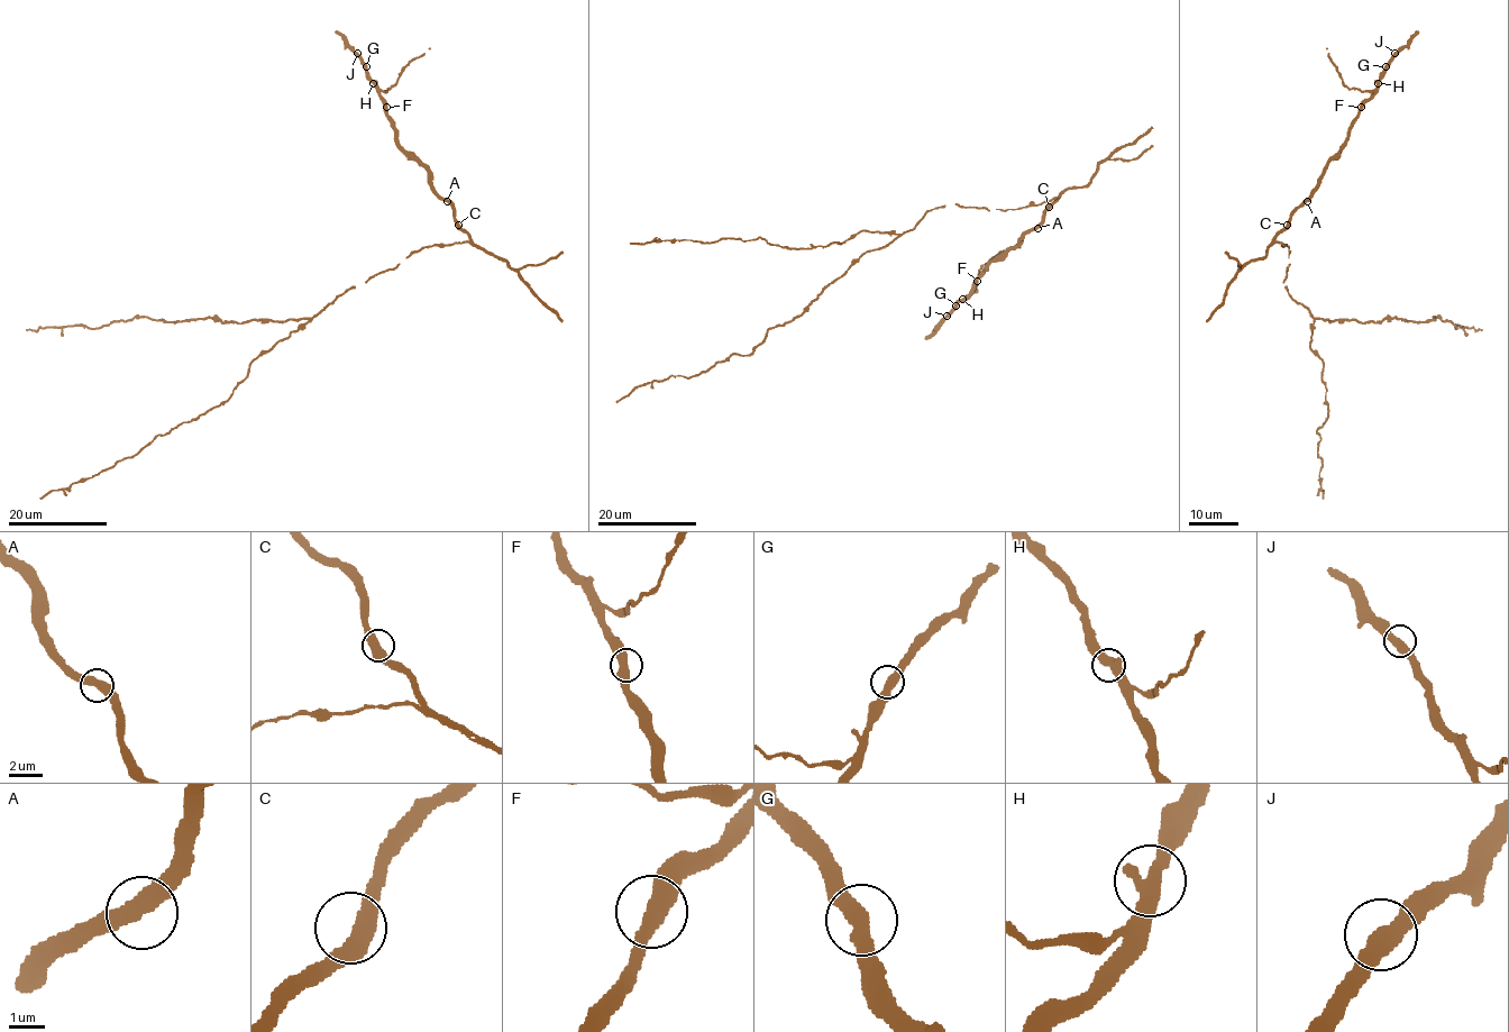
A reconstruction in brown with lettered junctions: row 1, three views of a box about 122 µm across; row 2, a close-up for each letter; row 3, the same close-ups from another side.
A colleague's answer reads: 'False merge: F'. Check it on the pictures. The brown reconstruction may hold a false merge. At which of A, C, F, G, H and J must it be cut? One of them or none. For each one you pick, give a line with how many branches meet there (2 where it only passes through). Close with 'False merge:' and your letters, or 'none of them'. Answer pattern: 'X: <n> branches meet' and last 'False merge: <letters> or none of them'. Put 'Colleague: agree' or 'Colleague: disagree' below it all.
False merge: none of them
Colleague: disagree

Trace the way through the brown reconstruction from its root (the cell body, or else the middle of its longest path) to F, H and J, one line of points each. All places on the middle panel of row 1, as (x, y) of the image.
F: (956, 204), (1018, 209), (1049, 202), (1059, 194), (1044, 210), (1042, 220), (994, 259), (977, 281)
H: (956, 204), (1018, 209), (1049, 202), (1059, 194), (1044, 210), (1042, 220), (994, 259), (963, 298)
J: (956, 204), (1018, 209), (1049, 202), (1059, 194), (1044, 210), (1042, 220), (994, 259), (947, 316)

